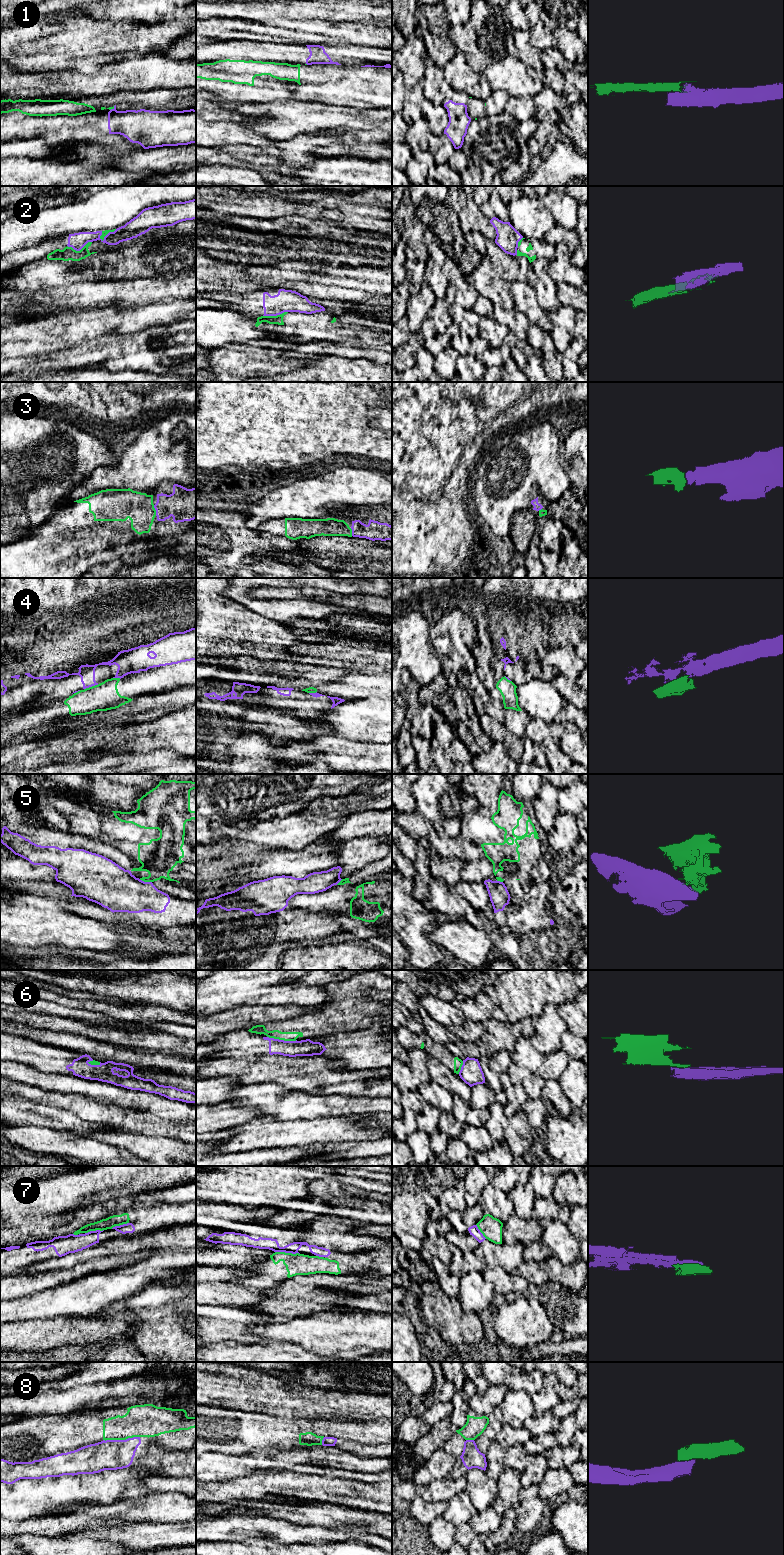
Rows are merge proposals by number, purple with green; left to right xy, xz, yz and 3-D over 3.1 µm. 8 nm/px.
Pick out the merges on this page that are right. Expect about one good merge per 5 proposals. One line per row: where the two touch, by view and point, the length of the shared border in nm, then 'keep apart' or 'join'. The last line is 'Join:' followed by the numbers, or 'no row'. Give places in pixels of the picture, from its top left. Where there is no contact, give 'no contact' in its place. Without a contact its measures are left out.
1: meets purple in xy at (112, 109); contact 50 nm long; keep apart
2: meets purple in xy at (107, 234); contact 160 nm long; keep apart
3: meets purple in xy at (155, 509); contact 90 nm long; join
4: meets purple in xy at (91, 686); contact 130 nm long; keep apart
5: meets purple in xy at (145, 882); contact 110 nm long; keep apart
6: meets purple in xz at (282, 1040); contact 240 nm long; keep apart
7: meets purple in xz at (287, 1252); contact 200 nm long; keep apart
8: meets purple in xy at (121, 1440); contact 300 nm long; keep apart
Join: 3

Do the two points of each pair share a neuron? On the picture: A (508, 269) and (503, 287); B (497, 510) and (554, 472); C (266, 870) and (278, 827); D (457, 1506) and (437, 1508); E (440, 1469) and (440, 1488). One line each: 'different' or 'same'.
A: different
B: same
C: different
D: different
E: different

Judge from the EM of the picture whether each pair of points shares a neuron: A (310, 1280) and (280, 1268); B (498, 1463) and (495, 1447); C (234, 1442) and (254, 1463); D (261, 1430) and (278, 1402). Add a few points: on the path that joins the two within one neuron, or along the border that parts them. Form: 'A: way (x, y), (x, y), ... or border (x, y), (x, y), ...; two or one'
A: border (287, 1277), (270, 1289); two
B: way (495, 1459), (495, 1451); one
C: border (268, 1448), (255, 1449), (236, 1456), (221, 1453); two
D: border (248, 1409), (283, 1416), (286, 1419); two

